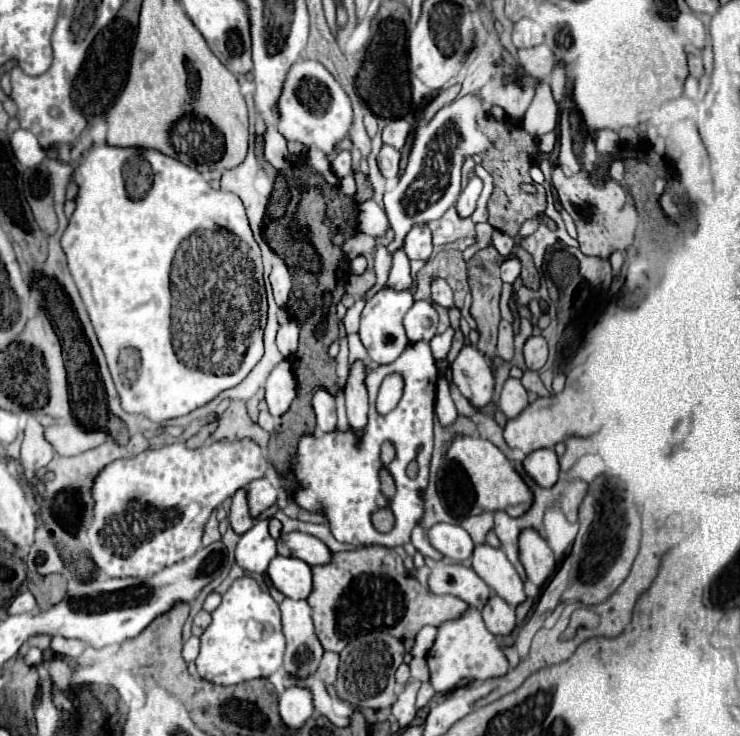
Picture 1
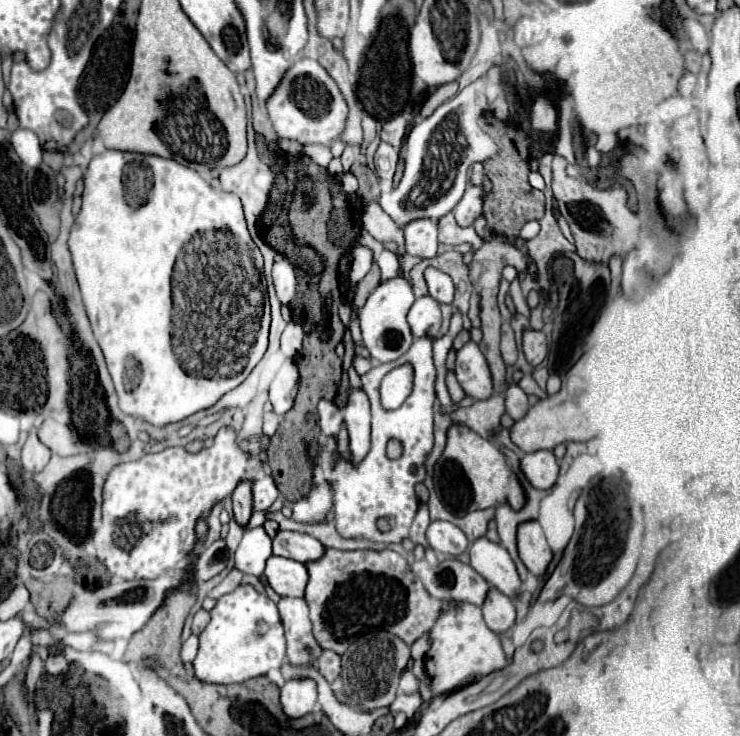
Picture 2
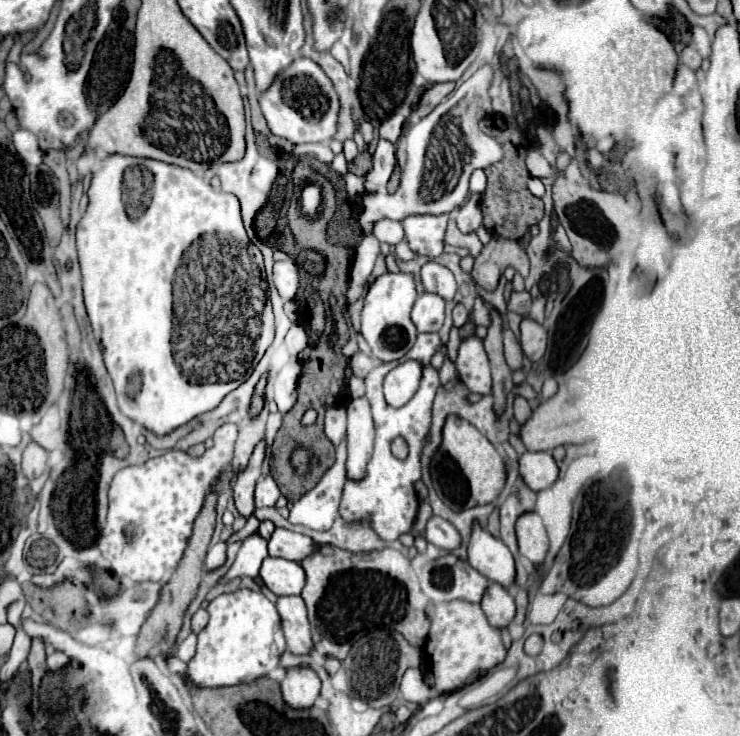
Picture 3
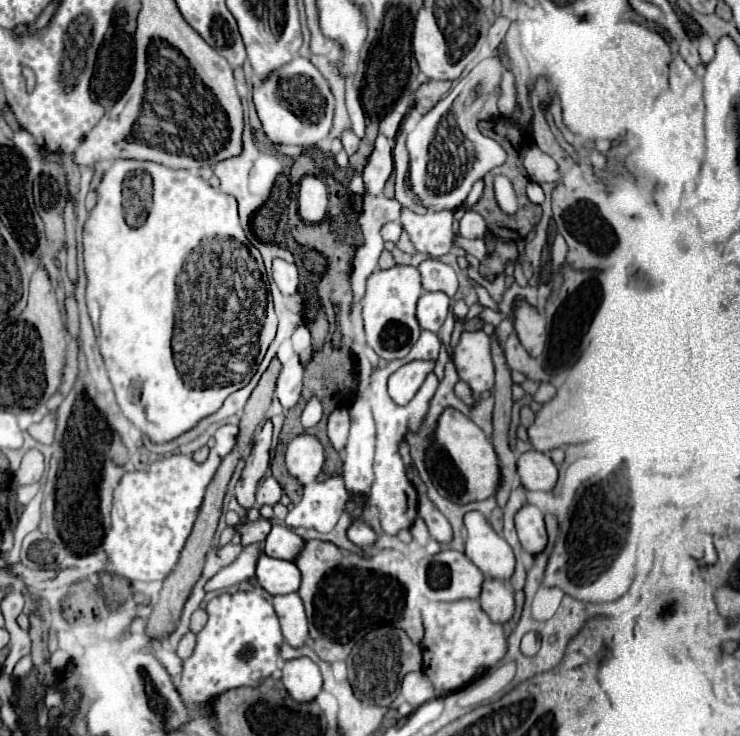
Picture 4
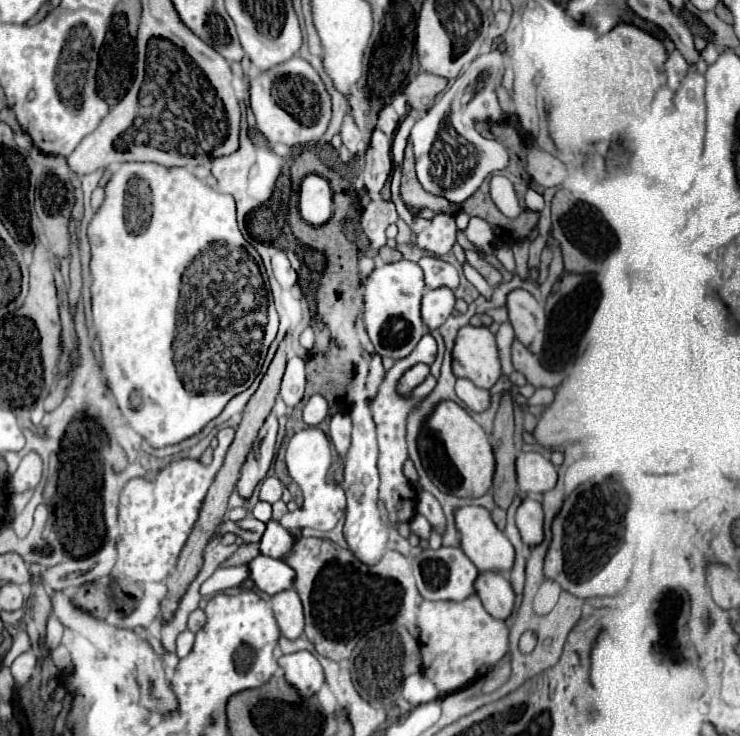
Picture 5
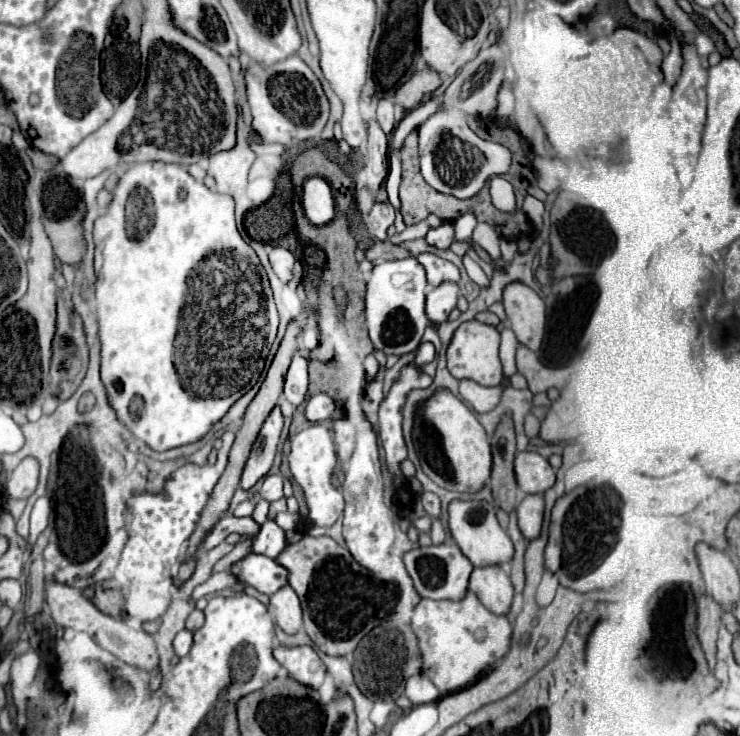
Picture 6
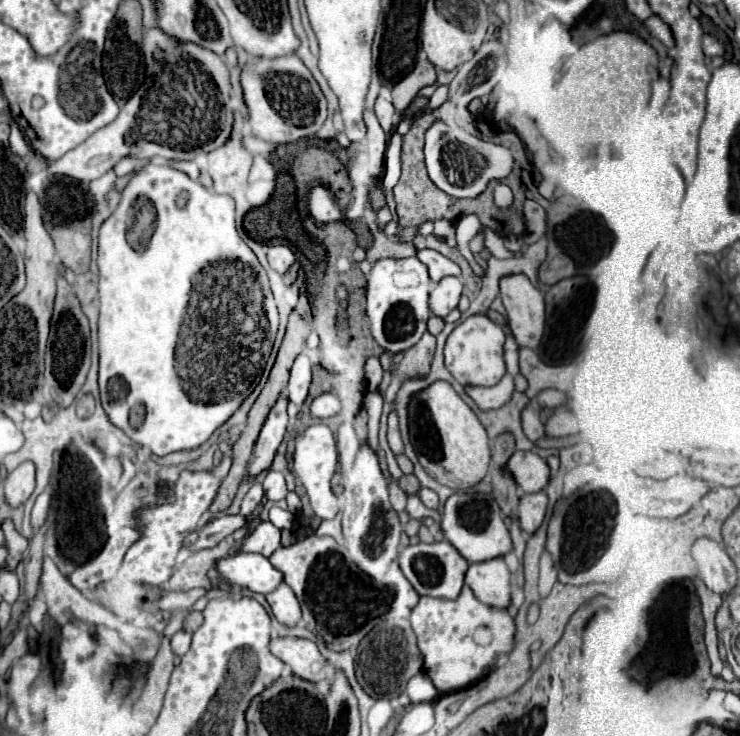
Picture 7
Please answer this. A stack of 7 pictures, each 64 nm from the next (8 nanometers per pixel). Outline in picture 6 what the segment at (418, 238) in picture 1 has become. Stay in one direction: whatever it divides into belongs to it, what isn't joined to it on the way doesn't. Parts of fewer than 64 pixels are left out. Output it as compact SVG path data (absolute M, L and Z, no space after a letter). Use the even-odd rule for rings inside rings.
M390 152L390 170L386 178L386 190L388 190L388 200L390 204L400 210L400 198L398 198L398 186L400 186L400 156L398 152ZM442 220L440 226L436 228L430 228L428 234L424 236L426 244L438 248L438 250L448 250L450 244L454 242L454 228L452 228L452 222L448 220Z

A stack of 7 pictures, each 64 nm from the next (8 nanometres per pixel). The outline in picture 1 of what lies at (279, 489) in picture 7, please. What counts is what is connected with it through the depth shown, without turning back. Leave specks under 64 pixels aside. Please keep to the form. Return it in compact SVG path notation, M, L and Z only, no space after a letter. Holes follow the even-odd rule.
M266 478L252 480L246 486L246 498L248 498L250 516L252 516L252 520L256 520L264 510L268 510L270 506L276 504L276 490Z

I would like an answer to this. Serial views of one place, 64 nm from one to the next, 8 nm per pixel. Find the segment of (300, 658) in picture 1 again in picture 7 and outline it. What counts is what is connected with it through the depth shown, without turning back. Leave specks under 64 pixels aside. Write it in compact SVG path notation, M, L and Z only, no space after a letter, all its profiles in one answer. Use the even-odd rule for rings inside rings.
M280 584L274 592L270 592L266 596L270 608L272 608L272 616L284 624L284 626L298 626L302 620L302 612L300 612L300 604L296 600L296 594L292 594L292 588L288 584Z

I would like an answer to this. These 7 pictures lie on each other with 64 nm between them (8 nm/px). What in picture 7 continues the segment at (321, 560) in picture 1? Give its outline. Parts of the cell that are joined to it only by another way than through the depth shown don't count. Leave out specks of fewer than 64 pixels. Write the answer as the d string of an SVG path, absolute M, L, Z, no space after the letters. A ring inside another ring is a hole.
M262 522L244 540L242 552L258 552L262 556L272 556L280 548L280 530L272 522Z

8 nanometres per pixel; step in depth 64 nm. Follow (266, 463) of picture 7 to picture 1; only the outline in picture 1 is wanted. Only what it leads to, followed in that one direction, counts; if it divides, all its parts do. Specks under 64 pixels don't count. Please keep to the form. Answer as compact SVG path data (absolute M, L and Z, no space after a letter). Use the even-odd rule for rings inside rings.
M238 490L238 492L232 496L232 506L230 506L228 520L230 520L232 530L234 530L238 536L242 536L244 532L248 532L248 530L254 526L254 520L252 520L250 514L248 514L248 504L246 504L246 494L244 494L244 490Z

